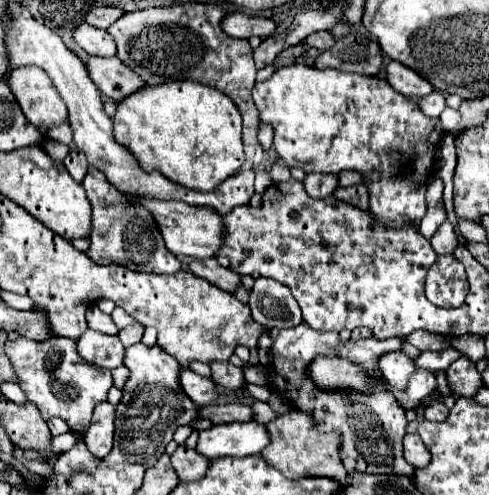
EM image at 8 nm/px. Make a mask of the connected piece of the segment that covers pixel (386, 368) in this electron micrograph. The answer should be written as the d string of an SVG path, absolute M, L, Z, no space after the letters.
M395 351L379 357L379 369L391 385L403 389L403 385L407 385L411 373L415 371L415 365L403 351Z

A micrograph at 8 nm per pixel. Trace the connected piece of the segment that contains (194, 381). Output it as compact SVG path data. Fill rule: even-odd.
M183 369L181 377L179 377L183 391L201 407L205 405L213 405L217 399L217 389L211 377L201 377L197 373L193 373L191 369Z

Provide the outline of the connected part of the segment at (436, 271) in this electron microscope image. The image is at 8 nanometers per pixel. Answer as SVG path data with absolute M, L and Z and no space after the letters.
M439 255L427 273L425 295L437 307L461 307L469 293L465 267L455 255Z

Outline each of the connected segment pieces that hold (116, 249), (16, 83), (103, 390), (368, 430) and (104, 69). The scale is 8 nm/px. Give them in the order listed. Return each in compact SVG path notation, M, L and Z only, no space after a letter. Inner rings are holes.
M89 167L89 173L83 179L85 189L107 189L103 193L99 205L93 207L93 231L89 235L91 247L87 255L91 261L113 261L121 263L133 271L147 271L147 273L177 273L181 269L181 263L177 257L163 245L163 237L153 221L153 217L141 209L141 205L129 205L121 197L121 193L107 181L105 173L101 173L95 167ZM101 223L105 223L105 229L101 229Z
M35 65L17 67L9 73L7 83L11 87L11 93L15 95L15 101L19 103L23 115L27 117L27 121L31 125L35 125L47 139L55 139L55 141L61 141L65 145L71 145L73 133L71 133L71 125L69 125L67 107L65 107L61 95L57 93L57 89L53 87L49 75L43 69L39 69Z
M17 337L15 341L5 341L5 353L17 367L17 383L23 385L23 393L33 401L43 419L61 417L71 431L85 433L91 423L93 407L107 399L107 391L113 387L113 377L109 369L99 369L83 361L77 353L75 339L53 337L51 341L31 341L27 337Z
M375 387L373 395L359 391L313 391L313 399L305 405L305 411L315 417L319 429L339 429L343 433L341 457L349 473L371 473L371 475L397 475L413 477L415 467L403 461L403 437L407 419L399 409L395 397Z
M91 57L87 61L87 71L91 73L91 79L99 87L99 91L113 101L121 101L147 85L133 69L127 69L127 65L123 65L117 57Z

